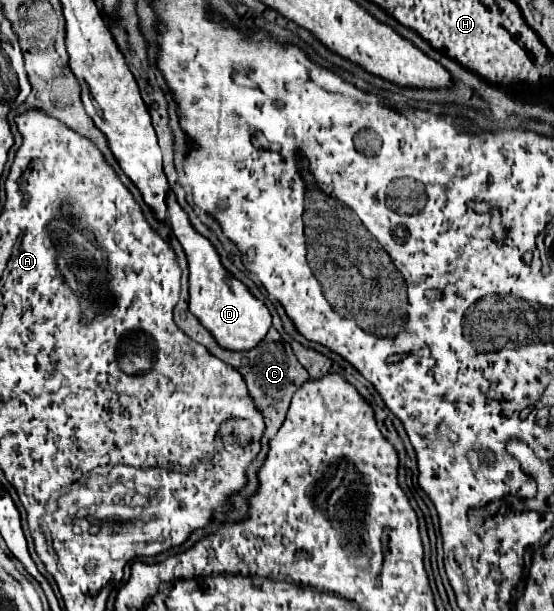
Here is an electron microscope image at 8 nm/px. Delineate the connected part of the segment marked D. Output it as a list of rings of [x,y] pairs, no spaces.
[[[169,191],[165,203],[167,203],[169,223],[173,227],[173,233],[183,245],[187,261],[189,261],[189,293],[191,293],[189,309],[191,313],[213,333],[213,337],[217,339],[217,343],[221,343],[221,347],[231,349],[231,351],[253,349],[253,345],[257,345],[271,327],[269,309],[265,307],[263,301],[253,297],[247,285],[231,277],[231,273],[221,265],[221,259],[213,243],[191,225],[187,213],[177,203],[177,197],[173,191]]]

